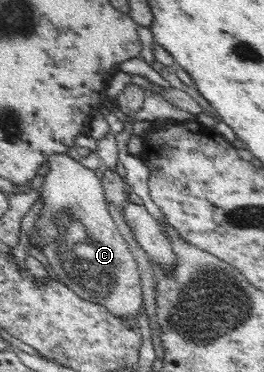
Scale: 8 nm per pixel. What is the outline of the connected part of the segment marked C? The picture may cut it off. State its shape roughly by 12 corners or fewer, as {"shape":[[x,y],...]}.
{"shape":[[49,158],[36,220],[57,280],[117,317],[143,309],[105,186]]}

